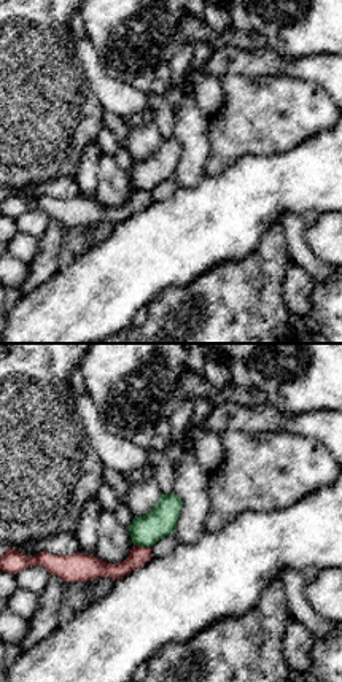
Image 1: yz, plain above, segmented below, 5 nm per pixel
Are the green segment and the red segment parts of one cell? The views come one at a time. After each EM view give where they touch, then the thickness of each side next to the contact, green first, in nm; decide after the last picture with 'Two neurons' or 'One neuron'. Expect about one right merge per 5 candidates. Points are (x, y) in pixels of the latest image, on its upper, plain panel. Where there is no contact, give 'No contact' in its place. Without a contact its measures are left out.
Touches green at (142, 189). Thickness 160 nm (green) against 100 nm

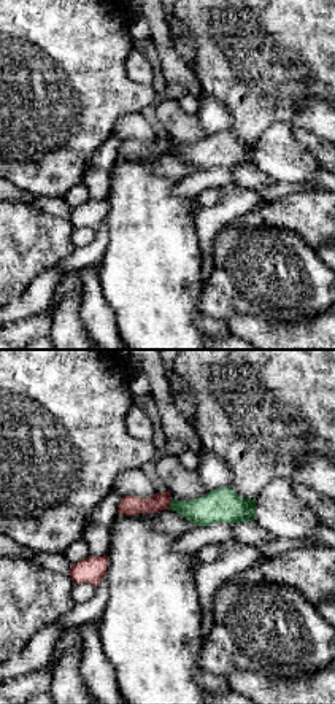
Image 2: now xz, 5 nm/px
Touches green at (170, 148). Thickness 180 nm (green) against 100 nm

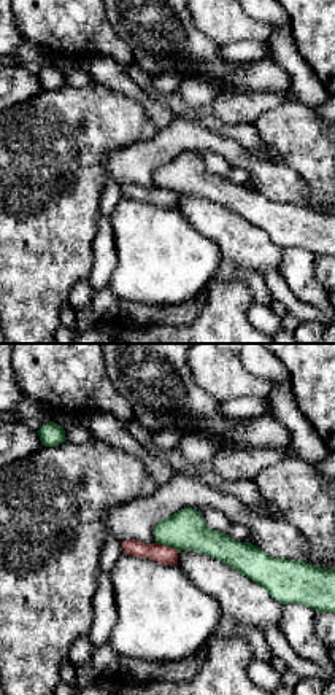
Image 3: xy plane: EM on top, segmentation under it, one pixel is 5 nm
Touches green at (167, 188). Thickness 200 nm (green) against 90 nm

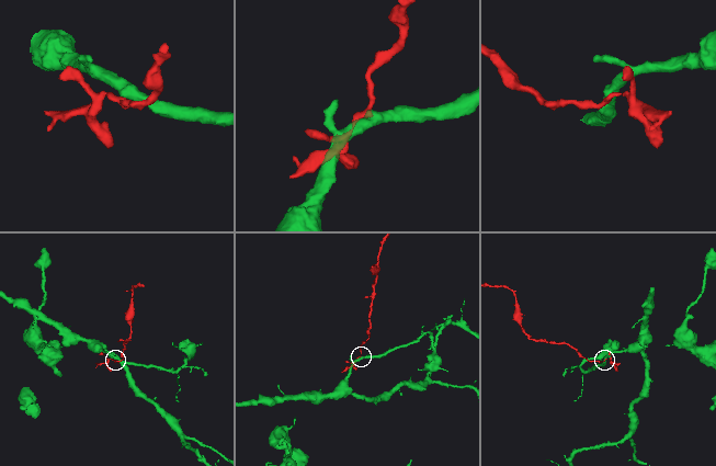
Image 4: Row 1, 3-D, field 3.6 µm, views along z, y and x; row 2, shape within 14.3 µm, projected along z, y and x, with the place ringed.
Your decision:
Two neurons

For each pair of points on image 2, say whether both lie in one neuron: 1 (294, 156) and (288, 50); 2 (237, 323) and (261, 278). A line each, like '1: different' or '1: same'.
1: different
2: different

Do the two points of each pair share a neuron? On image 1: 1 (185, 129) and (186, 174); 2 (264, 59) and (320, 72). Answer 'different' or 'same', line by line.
1: same
2: same

